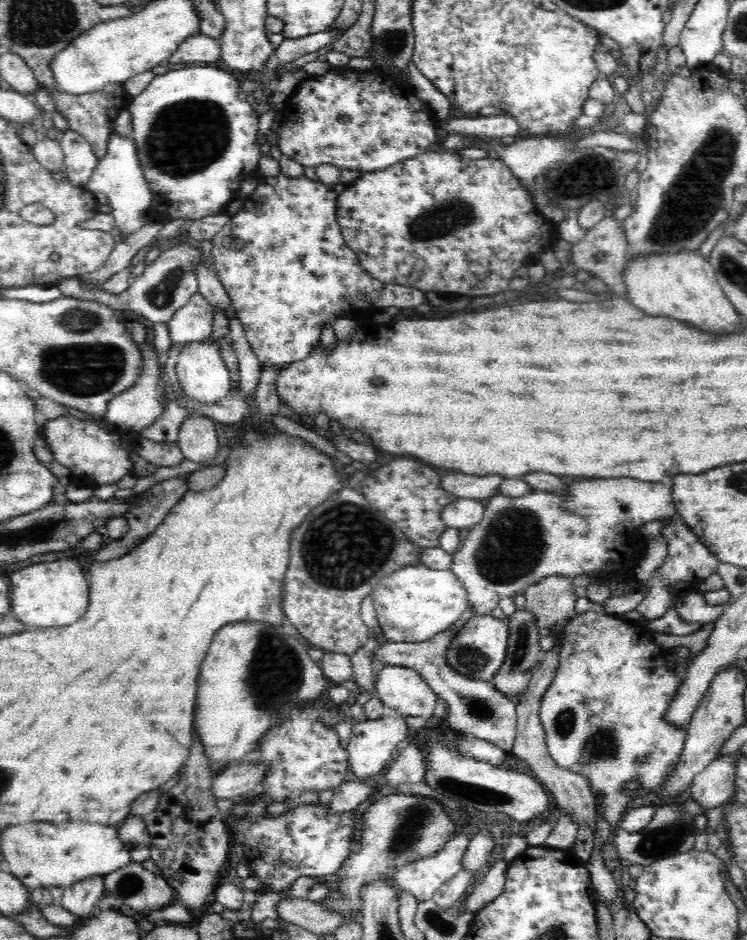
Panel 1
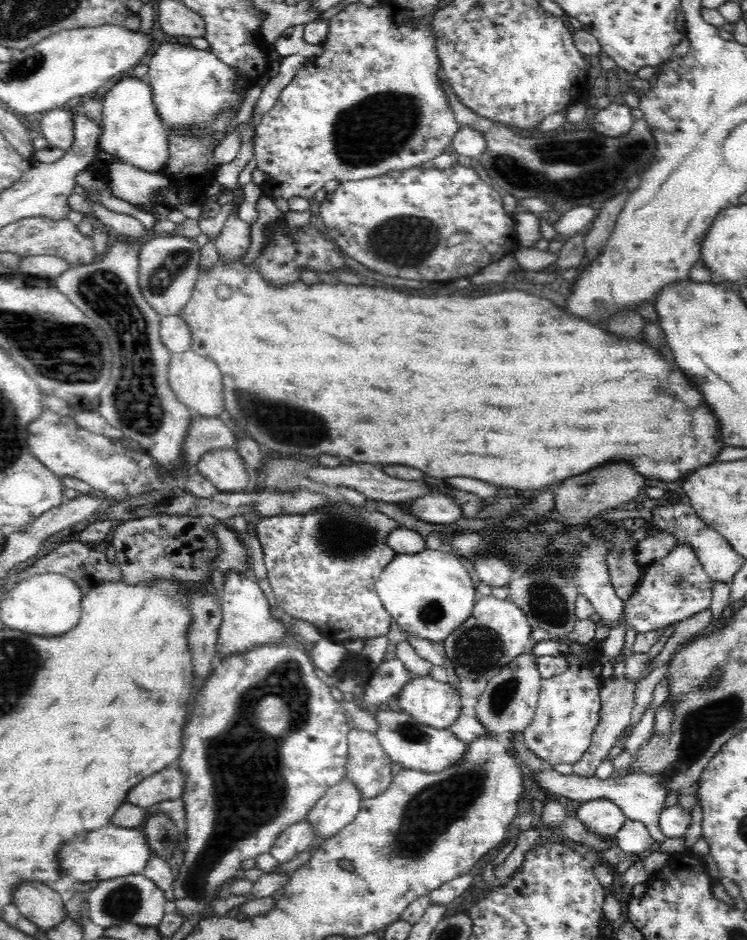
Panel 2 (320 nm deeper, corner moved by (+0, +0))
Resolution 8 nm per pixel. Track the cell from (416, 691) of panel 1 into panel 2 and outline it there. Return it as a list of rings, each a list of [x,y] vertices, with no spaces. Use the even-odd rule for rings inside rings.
[[[427,674],[404,684],[392,705],[411,714],[418,722],[446,729],[458,720],[463,710],[458,690]]]

